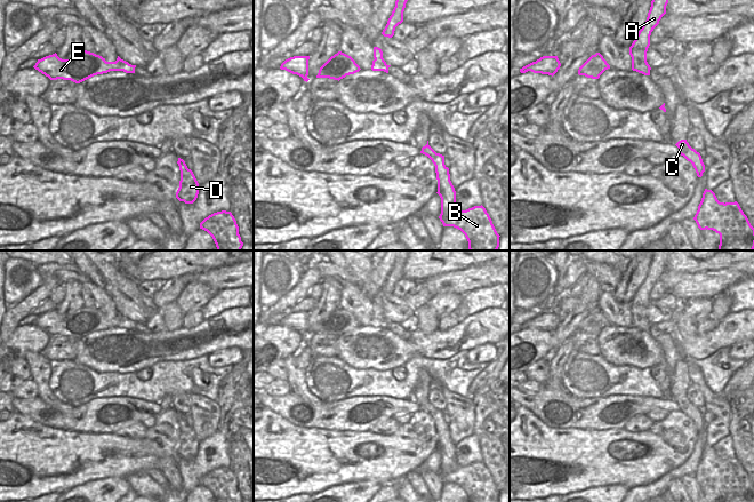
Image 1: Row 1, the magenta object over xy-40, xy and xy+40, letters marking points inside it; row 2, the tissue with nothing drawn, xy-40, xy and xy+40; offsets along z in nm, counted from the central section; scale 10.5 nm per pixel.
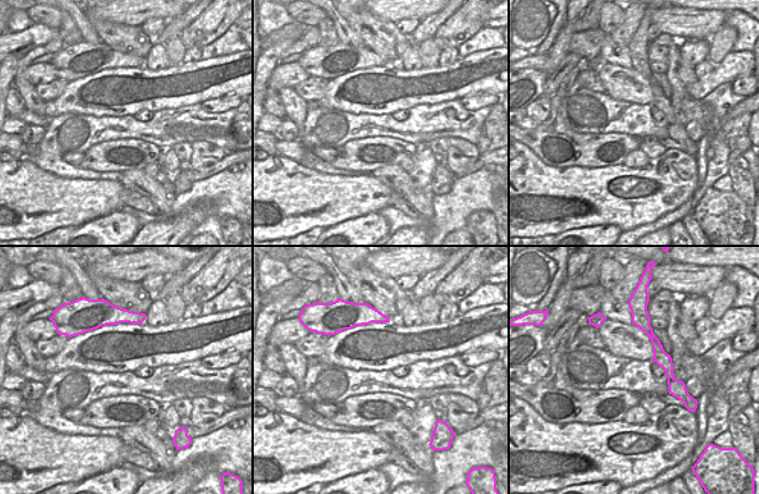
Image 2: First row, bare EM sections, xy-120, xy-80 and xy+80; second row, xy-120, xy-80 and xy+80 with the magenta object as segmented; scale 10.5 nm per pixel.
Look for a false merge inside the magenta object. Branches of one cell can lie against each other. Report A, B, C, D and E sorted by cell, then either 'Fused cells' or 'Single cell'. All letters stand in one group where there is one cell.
Groups: A B C D / E. Fused cells.

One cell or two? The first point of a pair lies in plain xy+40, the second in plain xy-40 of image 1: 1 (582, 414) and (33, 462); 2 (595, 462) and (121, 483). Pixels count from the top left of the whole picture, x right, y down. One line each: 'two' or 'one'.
1: two
2: two

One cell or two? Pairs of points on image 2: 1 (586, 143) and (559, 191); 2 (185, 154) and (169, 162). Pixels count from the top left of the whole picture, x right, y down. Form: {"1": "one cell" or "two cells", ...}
{"1": "two cells", "2": "two cells"}

